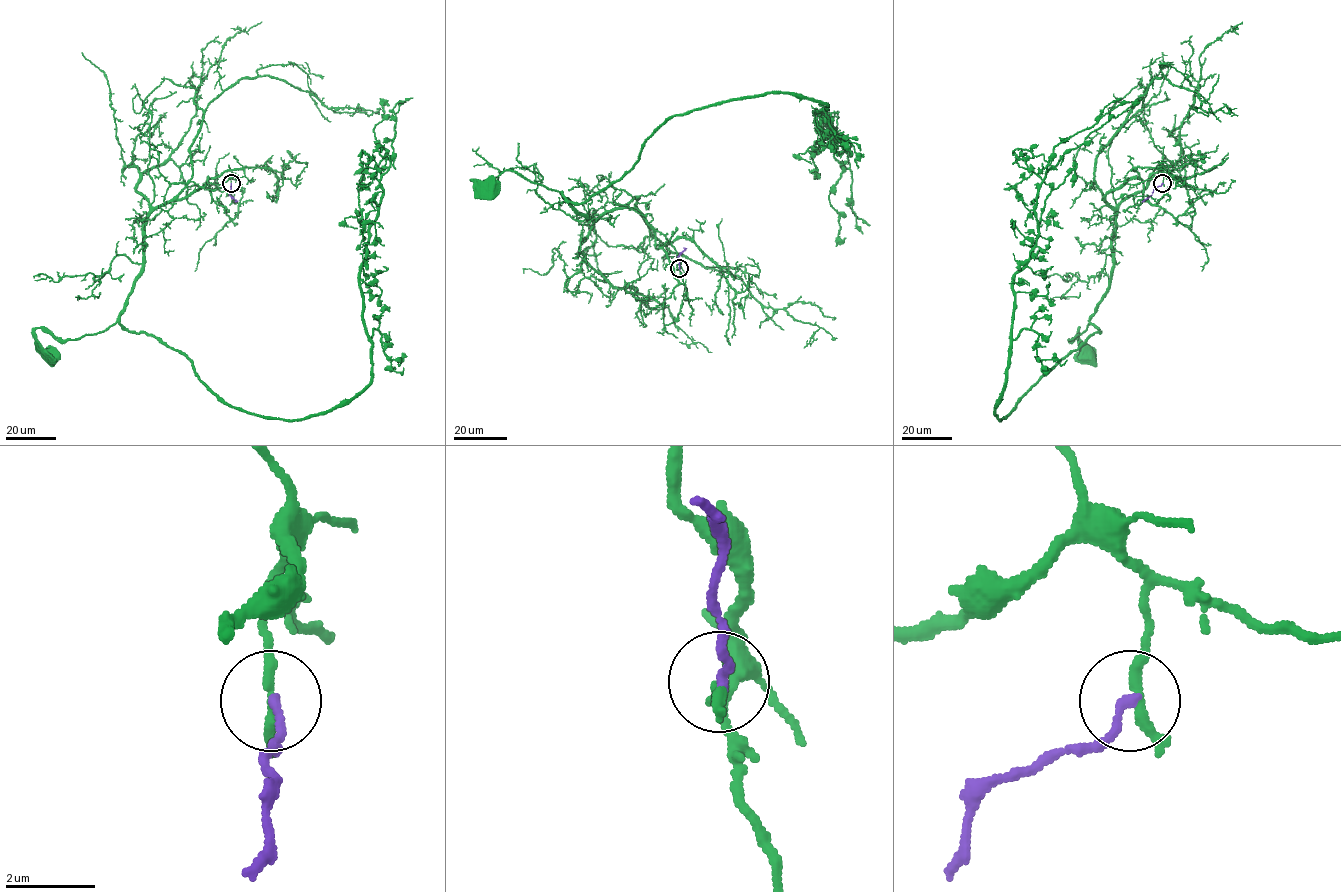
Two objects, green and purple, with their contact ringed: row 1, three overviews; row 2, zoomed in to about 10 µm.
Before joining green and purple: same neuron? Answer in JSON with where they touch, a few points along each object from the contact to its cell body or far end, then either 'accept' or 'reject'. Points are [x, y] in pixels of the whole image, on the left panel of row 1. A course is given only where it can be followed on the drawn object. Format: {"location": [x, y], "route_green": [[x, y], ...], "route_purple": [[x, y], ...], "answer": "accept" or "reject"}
{"location": [231, 183], "route_green": [[231, 183], [231, 174], [160, 204], [144, 226], [143, 267], [121, 314], [69, 340], [37, 328], [50, 355]], "route_purple": [[231, 183], [229, 195], [234, 201]], "answer": "reject"}

